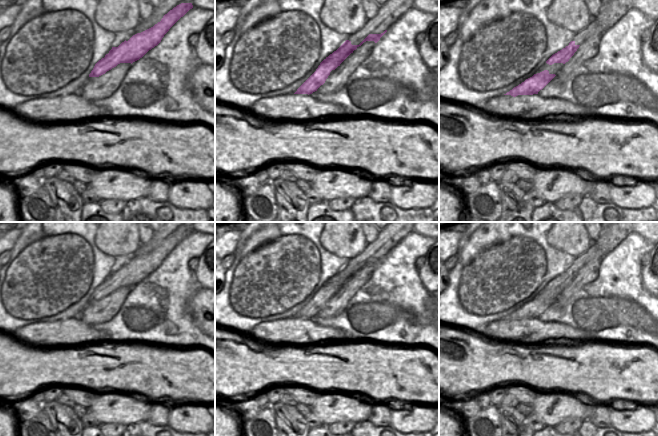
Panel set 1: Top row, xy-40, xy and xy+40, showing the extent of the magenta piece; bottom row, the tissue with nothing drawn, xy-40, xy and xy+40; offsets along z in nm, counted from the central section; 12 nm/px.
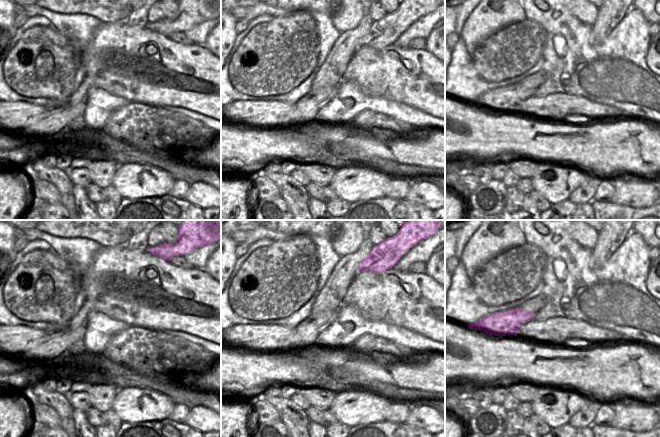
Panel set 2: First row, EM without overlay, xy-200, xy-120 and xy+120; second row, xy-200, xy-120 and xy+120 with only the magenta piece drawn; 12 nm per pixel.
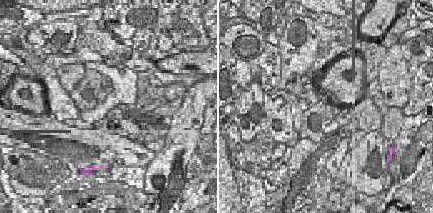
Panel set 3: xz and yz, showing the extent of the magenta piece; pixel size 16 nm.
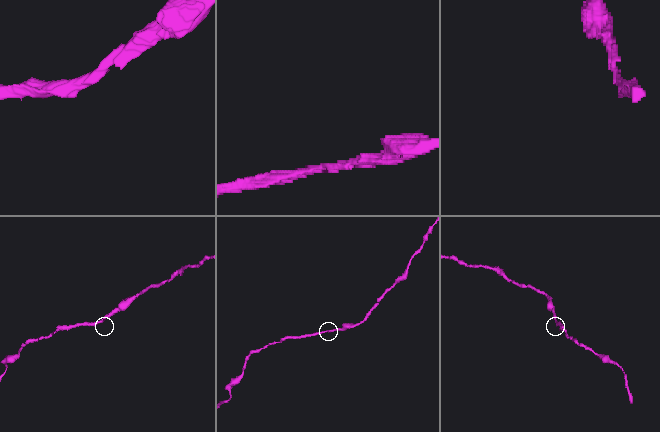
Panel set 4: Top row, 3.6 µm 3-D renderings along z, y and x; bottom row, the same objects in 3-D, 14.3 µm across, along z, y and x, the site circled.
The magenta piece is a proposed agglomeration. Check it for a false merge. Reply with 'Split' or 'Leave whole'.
Leave whole.

